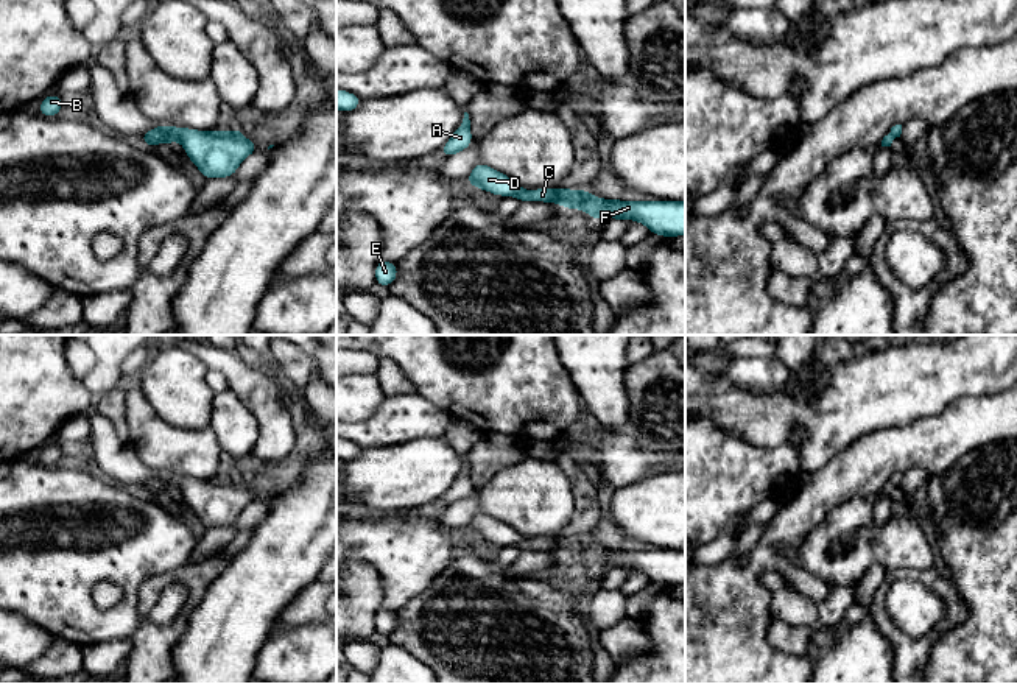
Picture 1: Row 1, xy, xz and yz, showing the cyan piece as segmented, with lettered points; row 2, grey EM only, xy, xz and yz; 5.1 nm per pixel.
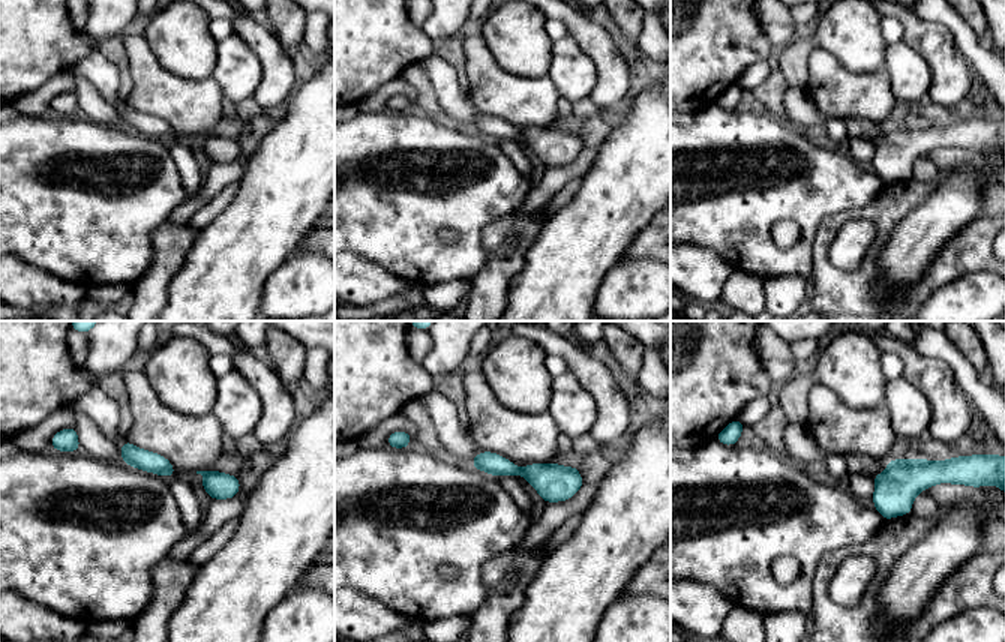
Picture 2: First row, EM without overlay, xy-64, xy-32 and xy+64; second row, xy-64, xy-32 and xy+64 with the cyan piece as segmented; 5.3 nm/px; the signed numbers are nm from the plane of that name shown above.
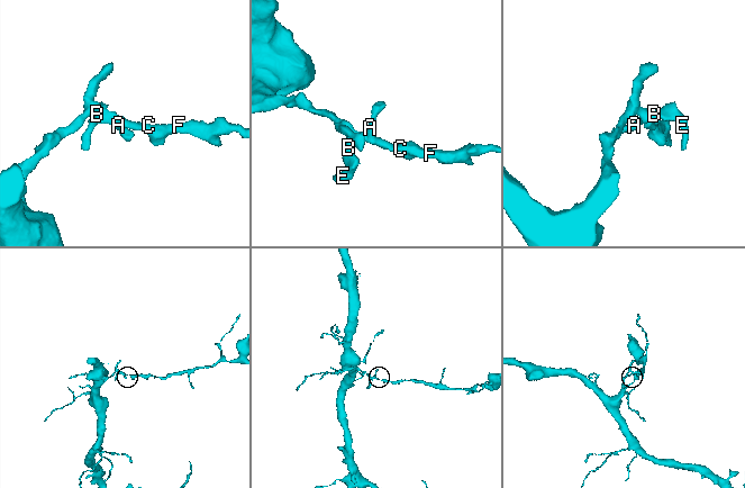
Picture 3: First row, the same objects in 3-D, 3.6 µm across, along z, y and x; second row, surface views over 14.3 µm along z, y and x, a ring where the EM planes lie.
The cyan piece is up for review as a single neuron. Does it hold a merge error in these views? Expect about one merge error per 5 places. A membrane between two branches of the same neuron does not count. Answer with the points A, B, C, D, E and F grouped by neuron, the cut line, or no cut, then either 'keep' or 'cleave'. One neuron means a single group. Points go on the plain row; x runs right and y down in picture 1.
A B D E / C F | xy (161, 475), (178, 488) | cleave

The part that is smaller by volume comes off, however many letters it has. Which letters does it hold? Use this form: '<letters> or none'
C, F

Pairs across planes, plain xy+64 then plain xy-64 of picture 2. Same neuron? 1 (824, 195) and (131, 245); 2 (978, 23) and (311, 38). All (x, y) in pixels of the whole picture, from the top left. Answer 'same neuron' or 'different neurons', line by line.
1: same neuron
2: different neurons

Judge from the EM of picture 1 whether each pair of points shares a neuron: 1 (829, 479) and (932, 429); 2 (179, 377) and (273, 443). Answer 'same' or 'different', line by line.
1: same
2: different

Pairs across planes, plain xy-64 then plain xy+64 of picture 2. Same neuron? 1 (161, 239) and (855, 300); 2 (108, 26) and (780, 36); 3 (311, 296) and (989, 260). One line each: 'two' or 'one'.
1: one
2: one
3: two

